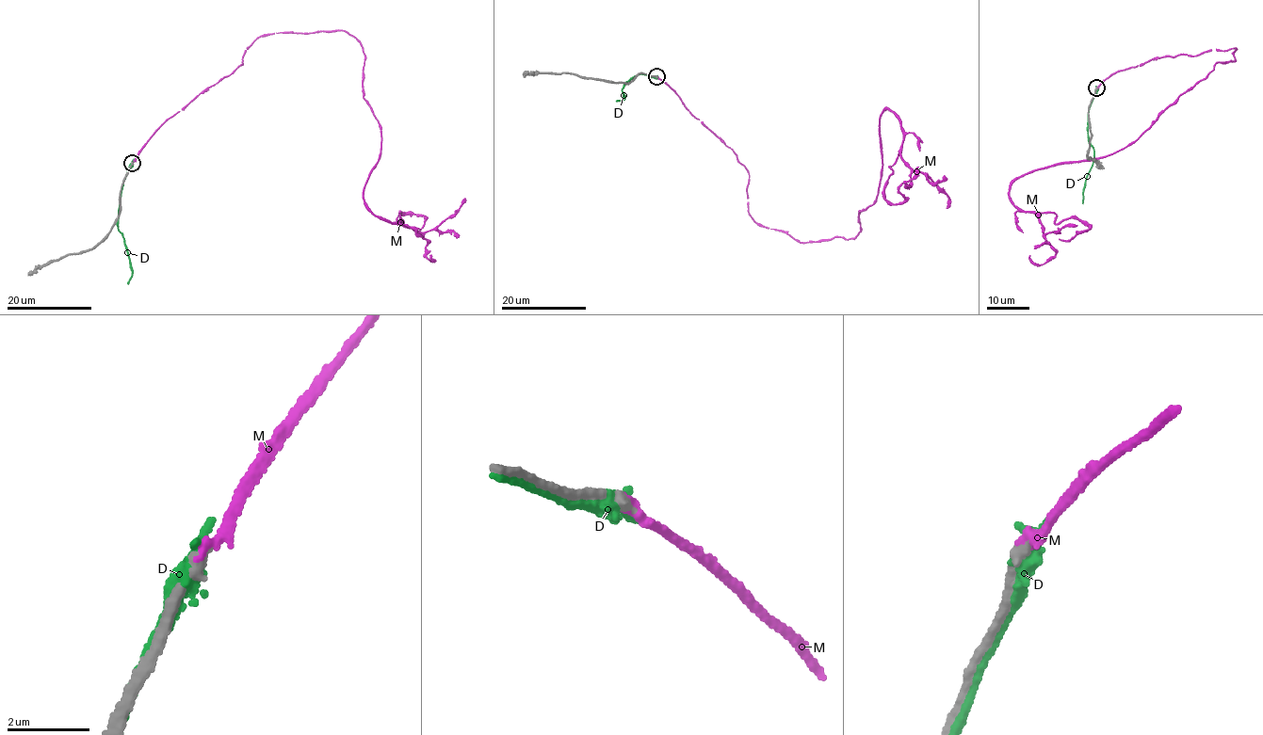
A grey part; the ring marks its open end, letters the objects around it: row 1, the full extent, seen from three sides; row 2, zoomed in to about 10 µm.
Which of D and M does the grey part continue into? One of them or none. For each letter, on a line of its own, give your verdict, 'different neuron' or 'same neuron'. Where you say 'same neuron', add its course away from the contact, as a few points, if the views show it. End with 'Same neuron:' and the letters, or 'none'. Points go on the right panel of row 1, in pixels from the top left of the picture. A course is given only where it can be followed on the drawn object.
D: different neuron
M: different neuron
Same neuron: none

